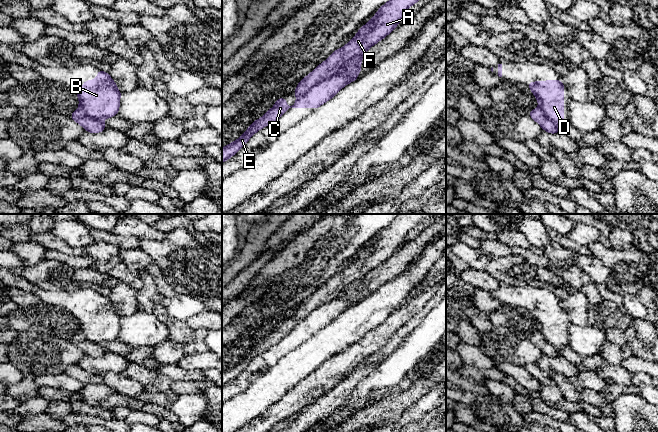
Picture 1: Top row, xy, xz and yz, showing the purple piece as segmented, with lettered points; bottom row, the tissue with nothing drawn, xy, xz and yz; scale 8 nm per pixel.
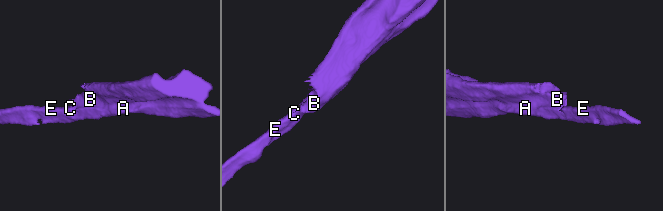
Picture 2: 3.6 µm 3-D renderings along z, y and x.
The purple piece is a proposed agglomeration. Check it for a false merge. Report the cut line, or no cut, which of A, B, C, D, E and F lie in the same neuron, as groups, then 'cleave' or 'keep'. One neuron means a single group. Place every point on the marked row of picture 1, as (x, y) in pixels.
xz (366, 49), (348, 59), (333, 74), (312, 85), (297, 98) | A C E F / B D | cleave

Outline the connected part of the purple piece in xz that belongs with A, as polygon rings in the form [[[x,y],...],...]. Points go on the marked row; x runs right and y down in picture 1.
[[[389,0],[381,6],[373,18],[362,26],[357,34],[342,48],[336,49],[327,60],[300,80],[295,96],[304,95],[312,86],[327,80],[348,60],[368,50],[390,34],[400,23],[403,14],[419,0]]]

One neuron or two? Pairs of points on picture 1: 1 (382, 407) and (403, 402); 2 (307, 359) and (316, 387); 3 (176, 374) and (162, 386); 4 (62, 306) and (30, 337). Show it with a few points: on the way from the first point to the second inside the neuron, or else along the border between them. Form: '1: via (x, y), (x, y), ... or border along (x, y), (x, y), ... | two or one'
1: via (387, 407), (392, 407), (398, 403) | one
2: border along (330, 357), (293, 386) | two
3: border along (155, 369), (172, 381) | two
4: border along (19, 332), (39, 331), (59, 337) | two

